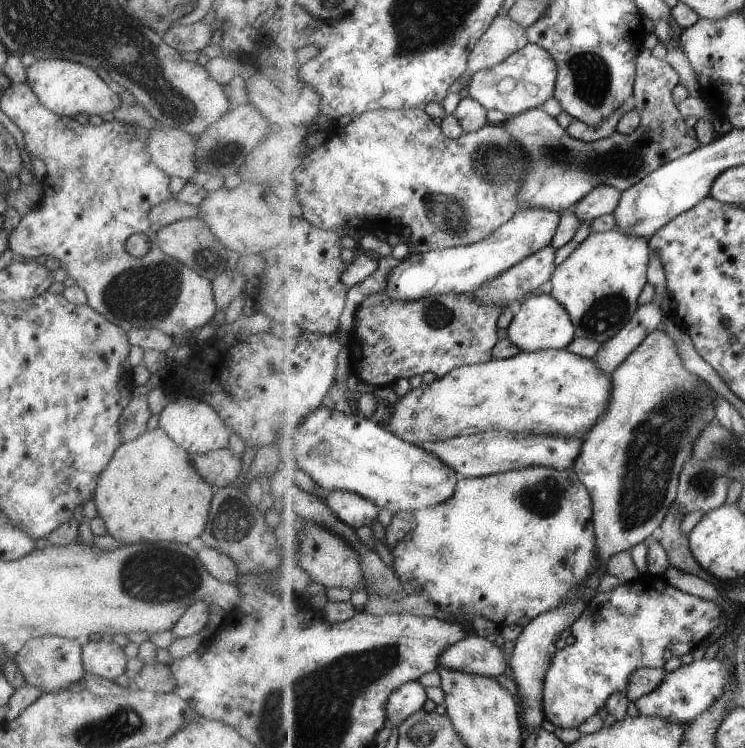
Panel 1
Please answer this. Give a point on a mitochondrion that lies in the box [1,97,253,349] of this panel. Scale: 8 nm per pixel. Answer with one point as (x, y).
(145, 295)

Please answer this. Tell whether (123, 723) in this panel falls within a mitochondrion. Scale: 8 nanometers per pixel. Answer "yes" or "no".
yes

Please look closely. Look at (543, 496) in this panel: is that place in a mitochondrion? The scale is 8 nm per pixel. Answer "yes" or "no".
yes

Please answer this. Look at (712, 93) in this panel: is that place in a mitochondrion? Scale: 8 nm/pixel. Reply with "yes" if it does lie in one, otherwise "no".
no

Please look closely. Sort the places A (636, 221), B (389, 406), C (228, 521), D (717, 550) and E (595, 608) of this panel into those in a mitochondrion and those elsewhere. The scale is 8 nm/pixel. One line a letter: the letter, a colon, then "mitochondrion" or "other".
A: other
B: other
C: mitochondrion
D: other
E: other

